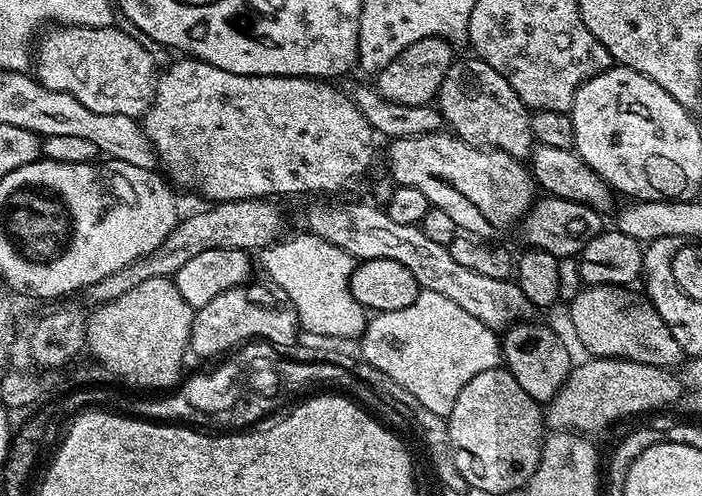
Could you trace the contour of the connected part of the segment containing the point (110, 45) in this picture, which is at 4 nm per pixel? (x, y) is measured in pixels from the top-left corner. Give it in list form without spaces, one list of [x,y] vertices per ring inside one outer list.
[[[52,26],[48,33],[34,44],[34,76],[42,86],[50,90],[58,90],[66,94],[74,94],[86,110],[94,110],[98,114],[126,114],[143,117],[148,111],[154,95],[154,61],[152,56],[130,38],[118,26],[110,28],[78,28],[75,26]]]

